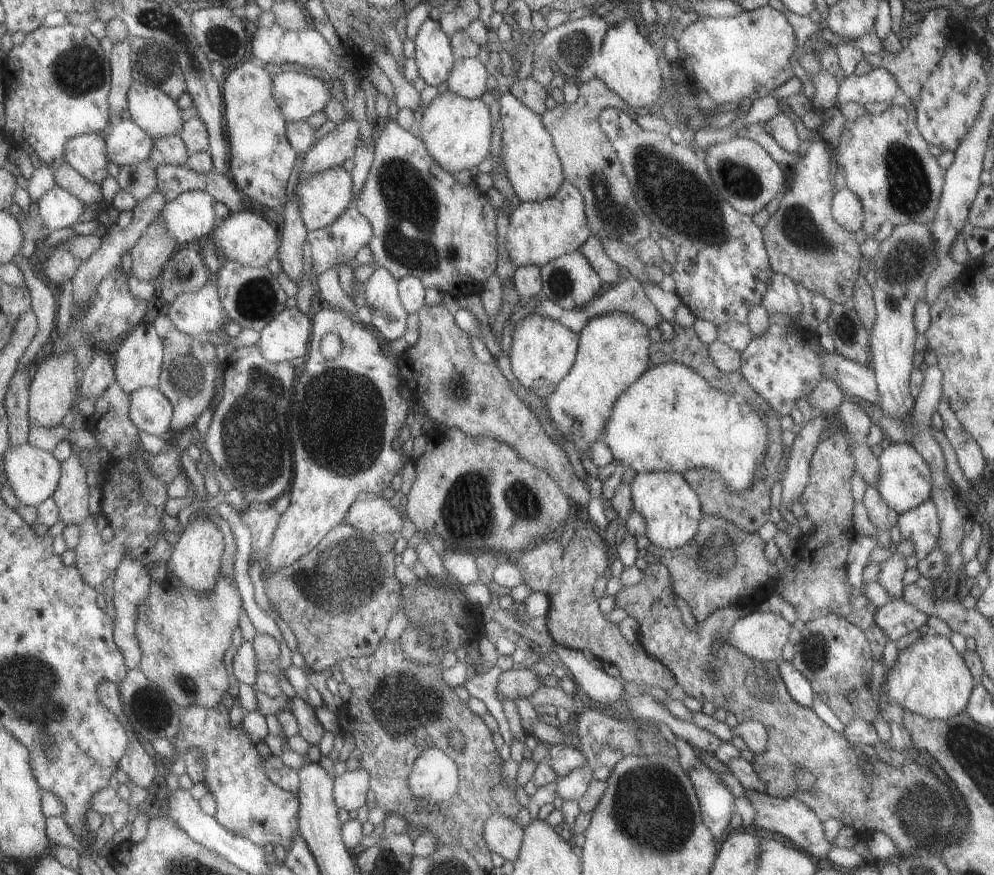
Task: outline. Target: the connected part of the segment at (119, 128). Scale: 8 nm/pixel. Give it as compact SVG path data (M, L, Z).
M131 118L115 122L105 138L108 160L119 168L149 160L156 146L155 139Z

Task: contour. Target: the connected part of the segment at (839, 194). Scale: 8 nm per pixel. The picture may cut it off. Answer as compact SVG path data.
M843 188L834 191L831 198L831 214L841 228L852 233L861 228L862 212L859 198L850 190Z

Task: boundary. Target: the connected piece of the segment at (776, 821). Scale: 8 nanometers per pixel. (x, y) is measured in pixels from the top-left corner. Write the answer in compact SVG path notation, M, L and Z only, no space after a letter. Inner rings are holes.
M743 789L743 795L754 811L751 827L765 829L785 837L795 844L803 853L809 853L817 859L826 857L831 844L825 841L822 834L822 823L816 818L813 812L801 805L795 798L779 799L768 796L766 793L759 793L754 789Z

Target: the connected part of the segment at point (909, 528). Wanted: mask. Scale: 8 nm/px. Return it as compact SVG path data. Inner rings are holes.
M930 498L898 514L896 524L900 538L913 544L912 554L917 561L936 547L939 522Z

